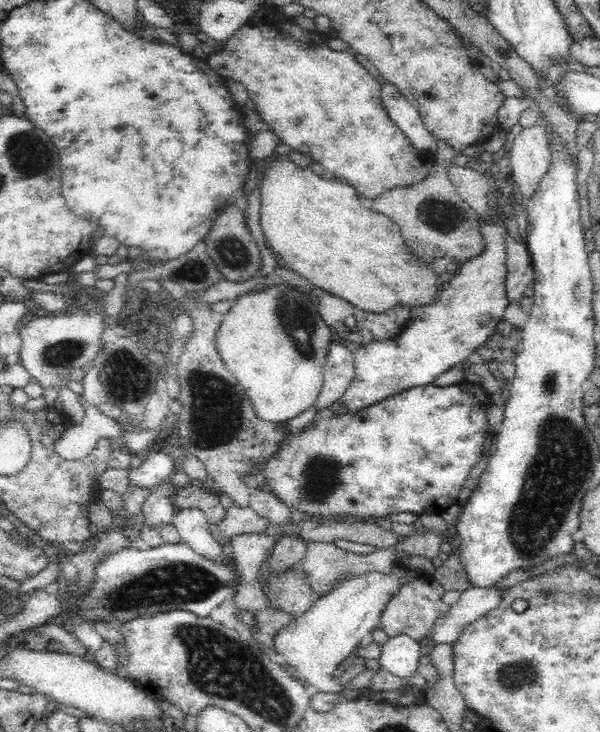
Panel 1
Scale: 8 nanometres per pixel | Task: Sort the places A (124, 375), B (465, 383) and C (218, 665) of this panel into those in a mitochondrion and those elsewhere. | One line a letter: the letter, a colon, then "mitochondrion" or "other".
A: mitochondrion
B: other
C: mitochondrion

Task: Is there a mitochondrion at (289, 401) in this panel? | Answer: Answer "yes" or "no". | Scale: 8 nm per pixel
no

